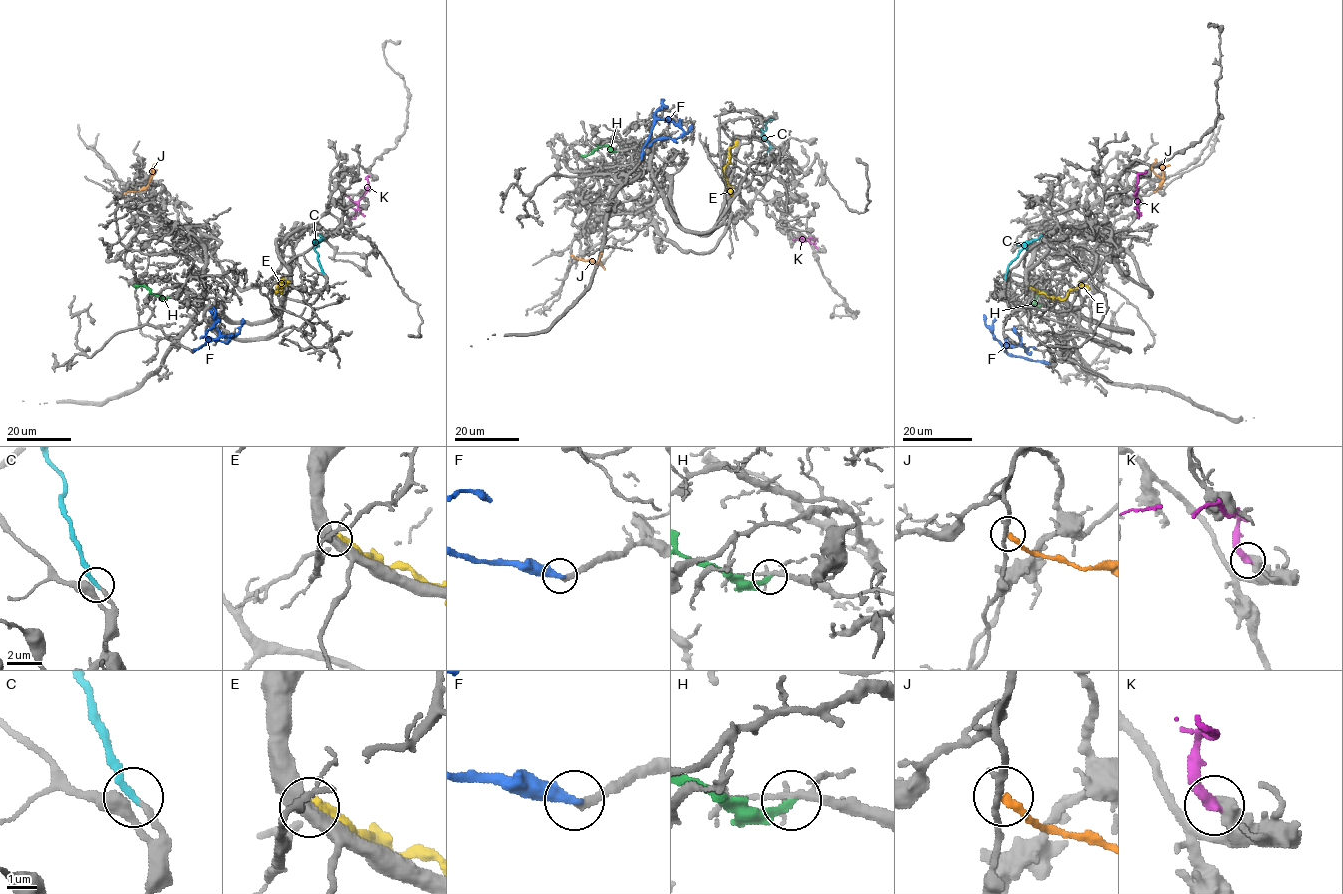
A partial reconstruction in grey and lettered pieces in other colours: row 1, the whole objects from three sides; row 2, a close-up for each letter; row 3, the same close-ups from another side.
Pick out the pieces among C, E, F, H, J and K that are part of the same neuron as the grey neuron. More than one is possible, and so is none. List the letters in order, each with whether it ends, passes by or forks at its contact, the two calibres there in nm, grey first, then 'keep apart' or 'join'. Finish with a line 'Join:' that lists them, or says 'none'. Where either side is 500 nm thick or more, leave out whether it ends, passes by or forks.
C: it ends; calibres 200 and 240 nm; join
E: calibres 550 and 440 nm; keep apart
F: it ends; calibres 240 and 400 nm; keep apart
H: it ends; calibres 200 and 240 nm; keep apart
J: it ends; calibres 240 and 240 nm; keep apart
K: calibres 550 and 420 nm; keep apart
Join: C

